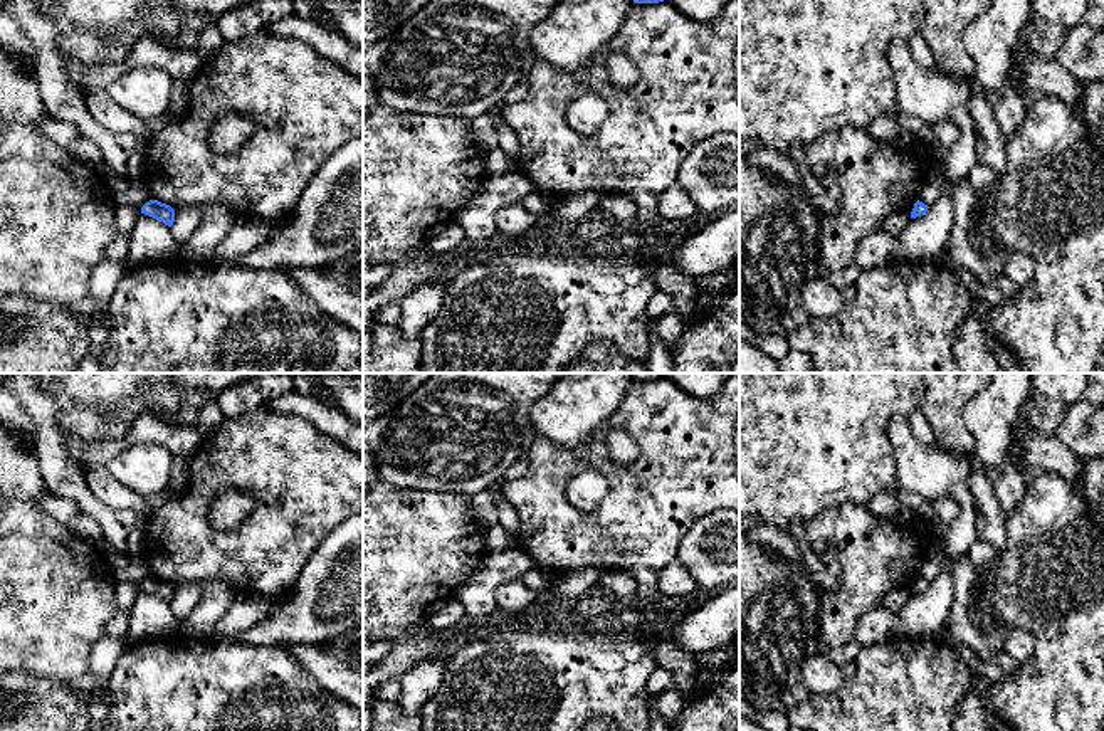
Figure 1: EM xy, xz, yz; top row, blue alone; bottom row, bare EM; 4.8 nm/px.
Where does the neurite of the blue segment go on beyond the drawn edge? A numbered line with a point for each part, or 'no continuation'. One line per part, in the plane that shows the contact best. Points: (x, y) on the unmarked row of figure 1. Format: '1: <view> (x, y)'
no continuation

